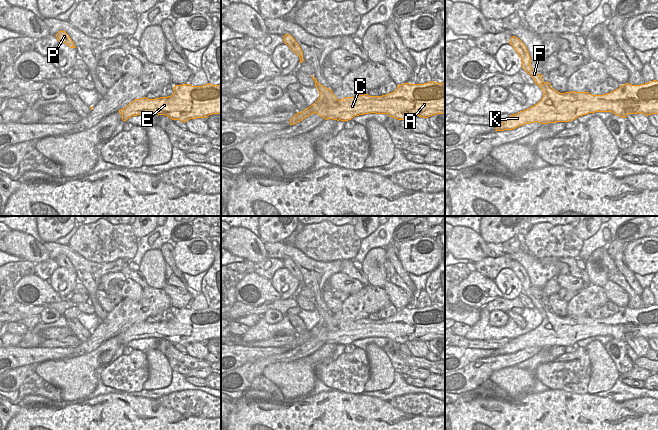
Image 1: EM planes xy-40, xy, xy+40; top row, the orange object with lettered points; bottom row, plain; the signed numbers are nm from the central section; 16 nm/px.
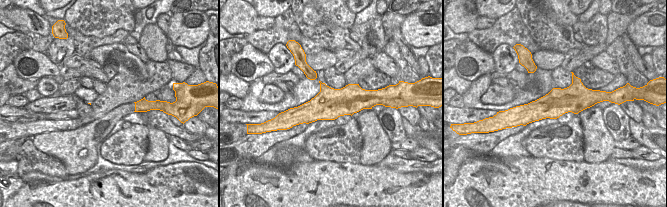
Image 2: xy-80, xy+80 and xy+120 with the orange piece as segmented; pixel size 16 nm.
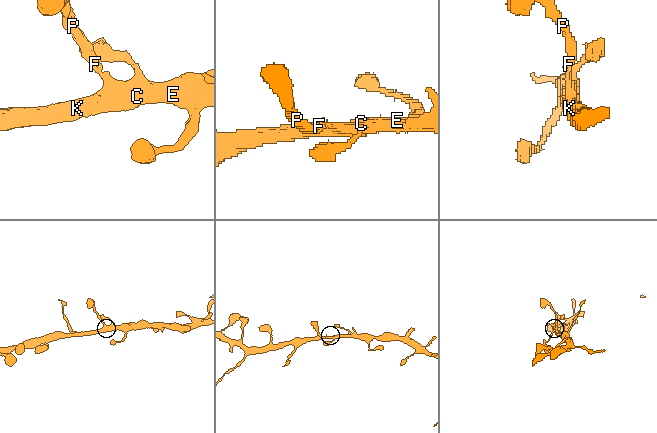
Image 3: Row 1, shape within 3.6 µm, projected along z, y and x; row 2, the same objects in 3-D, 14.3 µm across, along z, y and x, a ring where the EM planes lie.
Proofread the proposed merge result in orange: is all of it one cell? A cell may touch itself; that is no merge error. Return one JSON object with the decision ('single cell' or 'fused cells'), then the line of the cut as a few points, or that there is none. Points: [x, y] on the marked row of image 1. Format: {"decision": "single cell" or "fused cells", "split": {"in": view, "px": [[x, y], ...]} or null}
{"decision": "single cell", "split": null}

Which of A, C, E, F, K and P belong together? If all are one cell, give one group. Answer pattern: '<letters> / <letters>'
A C E F K P

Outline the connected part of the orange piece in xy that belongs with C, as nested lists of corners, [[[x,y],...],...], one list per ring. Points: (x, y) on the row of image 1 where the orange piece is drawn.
[[[311,76],[315,81],[315,87],[320,92],[318,100],[306,108],[302,112],[298,112],[290,119],[290,125],[294,125],[297,122],[302,121],[311,114],[317,113],[325,120],[341,120],[348,121],[355,116],[376,113],[376,114],[388,114],[398,120],[405,120],[407,117],[419,116],[428,118],[436,114],[445,114],[445,83],[428,82],[424,84],[410,84],[404,83],[397,85],[397,89],[382,96],[369,96],[368,94],[359,95],[356,97],[346,97],[338,100],[333,94],[331,89],[328,89],[317,82],[317,80]]]

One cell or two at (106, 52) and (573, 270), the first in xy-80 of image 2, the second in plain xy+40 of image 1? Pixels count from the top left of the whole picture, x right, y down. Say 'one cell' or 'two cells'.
two cells

